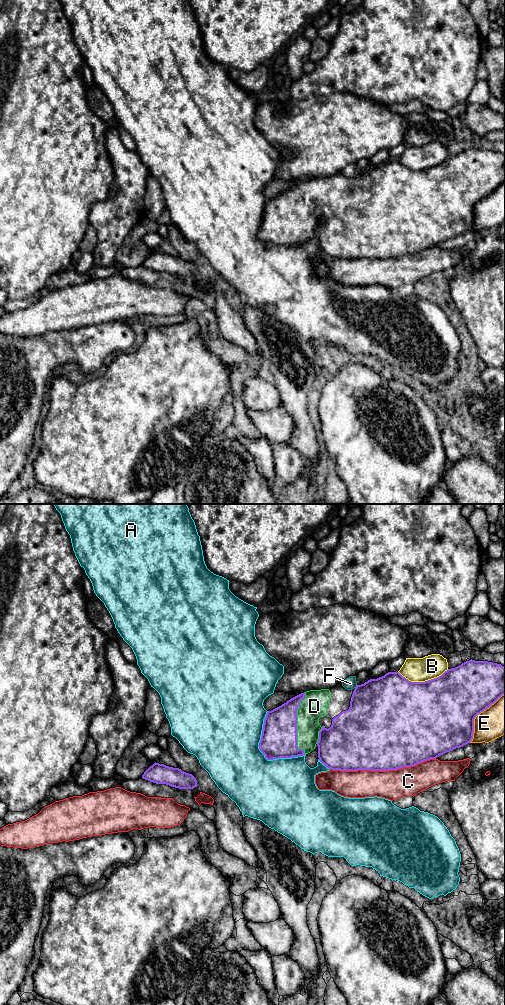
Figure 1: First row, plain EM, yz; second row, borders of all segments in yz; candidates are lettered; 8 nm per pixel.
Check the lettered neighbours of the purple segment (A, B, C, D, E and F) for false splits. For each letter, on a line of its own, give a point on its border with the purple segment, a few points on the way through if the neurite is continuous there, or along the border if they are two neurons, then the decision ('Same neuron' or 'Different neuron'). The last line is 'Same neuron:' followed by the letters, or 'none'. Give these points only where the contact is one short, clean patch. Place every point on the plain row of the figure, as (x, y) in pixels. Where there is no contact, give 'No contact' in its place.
A: Touches purple at yz (263, 241). Different neuron
B: Touches purple at yz (423, 170). Different neuron
C: Touches purple at yz (382, 258). Different neuron
D: Touches purple at yz (296, 211). Same neuron
E: Touches purple at yz (477, 202). Different neuron
F: Touches purple at yz (356, 174). Different neuron
Same neuron: D

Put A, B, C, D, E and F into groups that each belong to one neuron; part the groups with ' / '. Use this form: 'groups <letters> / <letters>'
groups A / B / C / D / E / F

